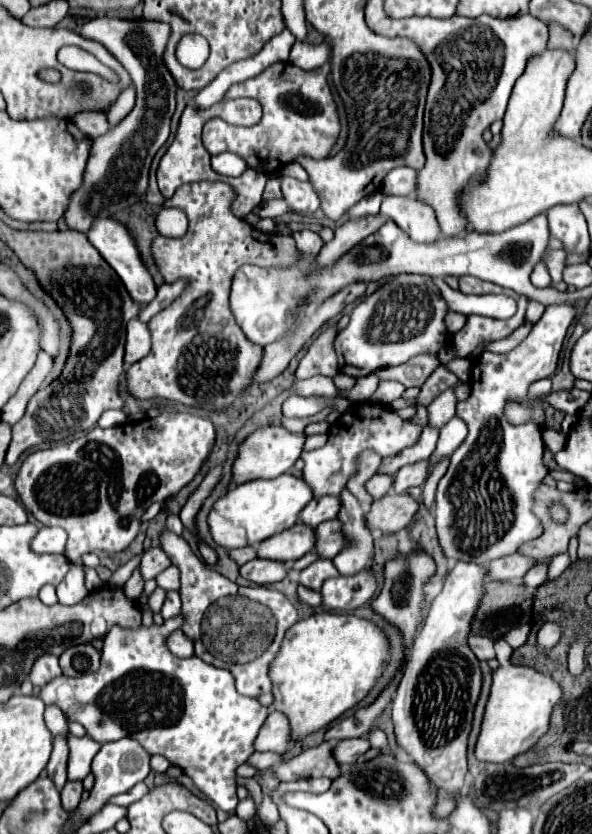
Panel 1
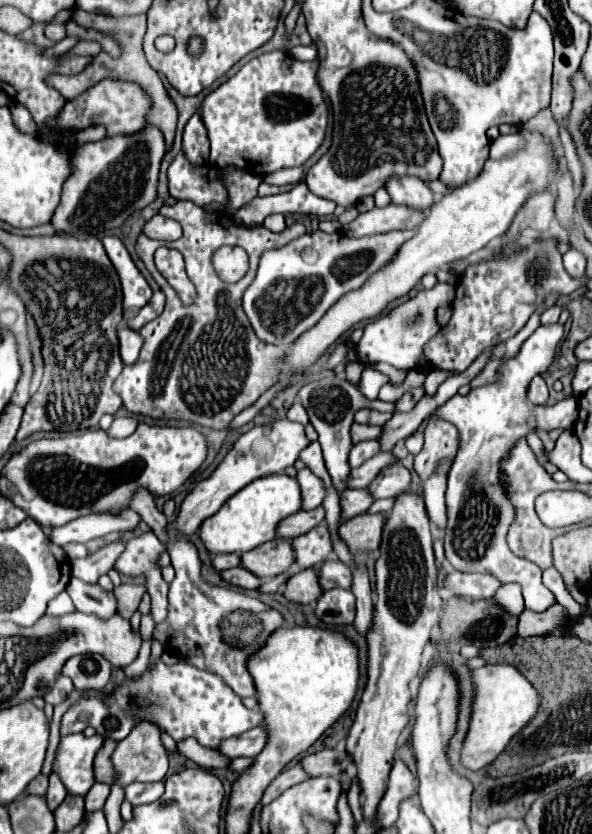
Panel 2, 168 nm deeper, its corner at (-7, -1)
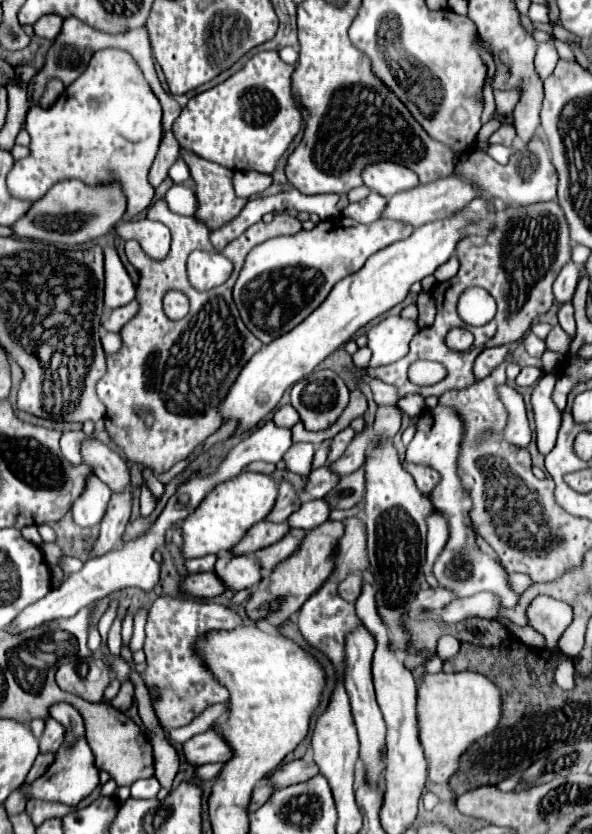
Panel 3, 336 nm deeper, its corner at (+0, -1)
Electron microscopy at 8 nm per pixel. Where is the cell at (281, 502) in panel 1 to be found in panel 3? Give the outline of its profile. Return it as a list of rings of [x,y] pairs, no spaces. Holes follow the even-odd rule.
[[[242,472],[238,478],[234,476],[232,480],[218,484],[204,498],[204,502],[200,502],[200,508],[196,508],[196,512],[192,512],[192,516],[182,522],[182,556],[198,558],[230,550],[250,526],[266,518],[276,502],[276,494],[276,482],[270,476],[258,472]]]

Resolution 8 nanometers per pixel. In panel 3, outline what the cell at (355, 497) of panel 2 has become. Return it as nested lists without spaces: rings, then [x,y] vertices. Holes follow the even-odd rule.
[[[308,500],[308,502],[302,502],[300,510],[296,510],[288,518],[288,526],[302,528],[308,532],[308,530],[324,524],[328,520],[328,514],[330,514],[330,506],[324,504],[324,500]]]

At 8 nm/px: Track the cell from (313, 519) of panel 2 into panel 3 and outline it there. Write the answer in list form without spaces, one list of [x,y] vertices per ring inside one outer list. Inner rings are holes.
[[[262,520],[260,524],[254,524],[244,534],[244,540],[240,540],[240,544],[236,544],[236,548],[232,548],[232,552],[254,554],[254,552],[278,542],[288,530],[290,530],[290,526],[286,522],[284,524],[272,524],[272,522]]]

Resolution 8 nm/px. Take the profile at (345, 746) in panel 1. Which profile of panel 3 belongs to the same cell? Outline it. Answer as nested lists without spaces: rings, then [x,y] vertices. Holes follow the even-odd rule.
[[[300,758],[300,760],[288,762],[288,764],[280,766],[278,770],[274,770],[270,776],[270,784],[274,788],[284,788],[284,786],[306,782],[316,774],[318,774],[318,766],[314,764],[314,760],[312,758]]]

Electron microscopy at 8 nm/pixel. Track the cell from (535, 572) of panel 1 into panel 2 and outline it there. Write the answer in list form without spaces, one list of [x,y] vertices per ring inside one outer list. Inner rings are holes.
[[[505,584],[497,590],[493,600],[509,614],[521,614],[521,588],[519,584]]]

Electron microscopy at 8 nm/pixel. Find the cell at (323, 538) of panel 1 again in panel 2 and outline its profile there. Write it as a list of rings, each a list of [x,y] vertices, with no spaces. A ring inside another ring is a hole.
[[[319,524],[311,532],[295,538],[293,548],[295,548],[297,568],[301,570],[319,568],[333,554],[333,544],[327,526]]]

